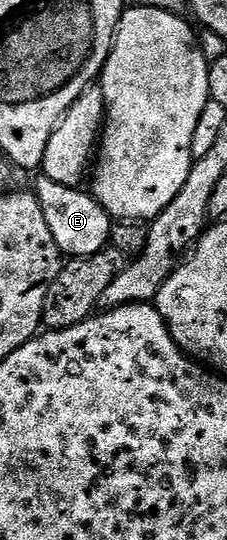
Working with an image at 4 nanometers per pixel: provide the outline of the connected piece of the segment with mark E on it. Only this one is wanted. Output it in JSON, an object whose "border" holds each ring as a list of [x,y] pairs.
{"border":[[[43,176],[37,178],[34,193],[38,204],[42,204],[42,216],[46,216],[50,236],[54,236],[54,244],[58,244],[61,255],[72,260],[89,258],[111,243],[114,219],[87,189],[58,184]]]}

